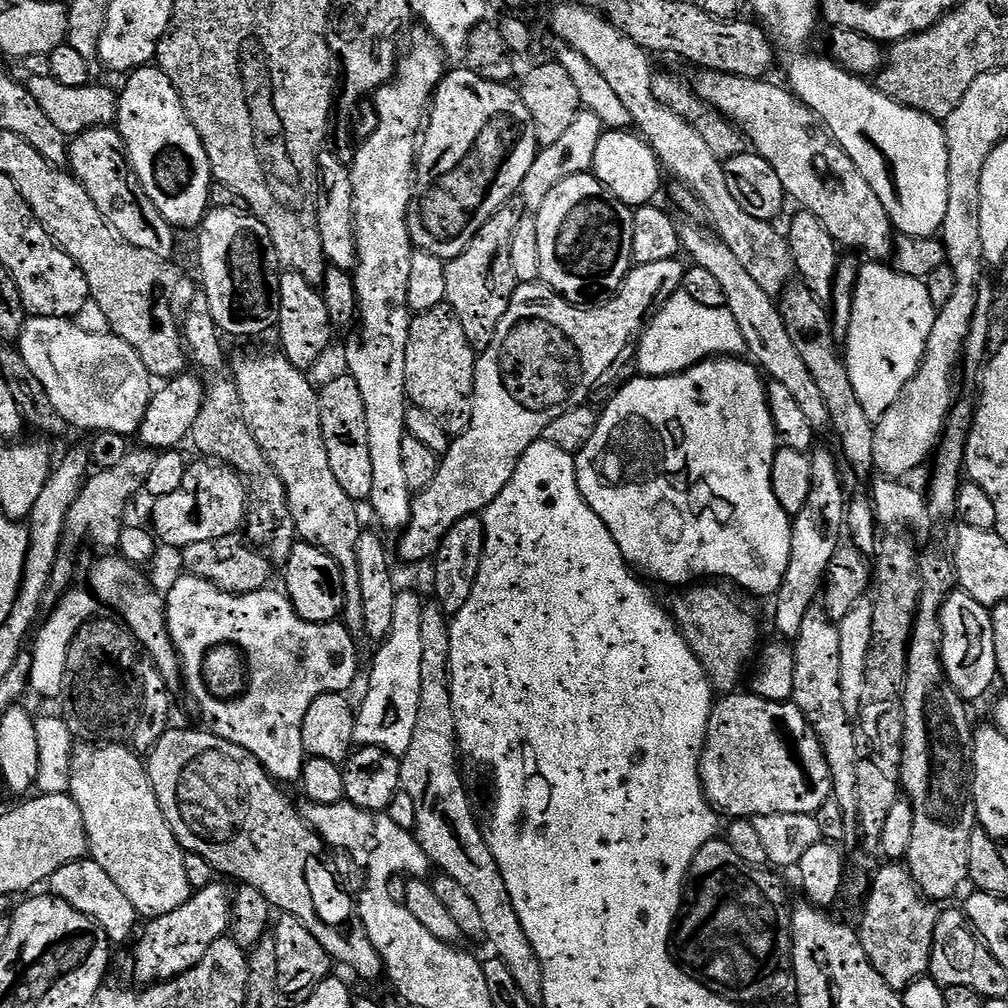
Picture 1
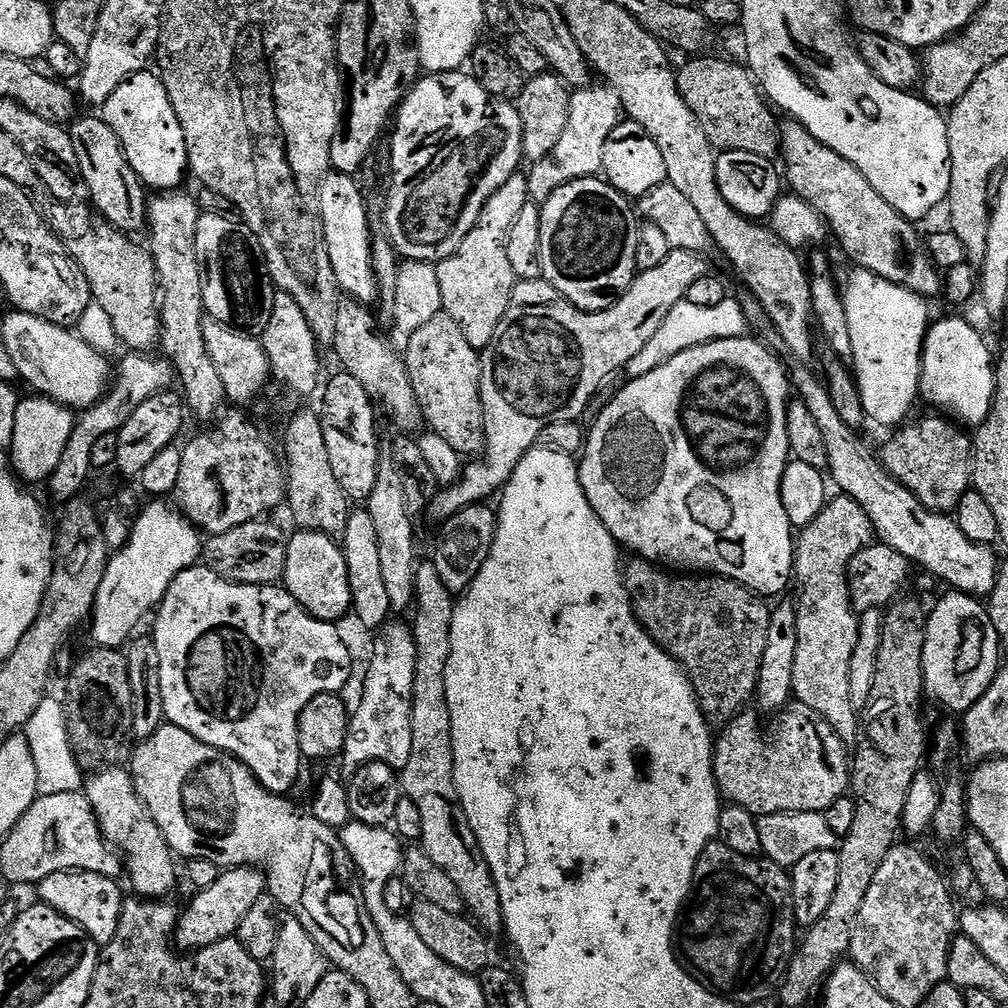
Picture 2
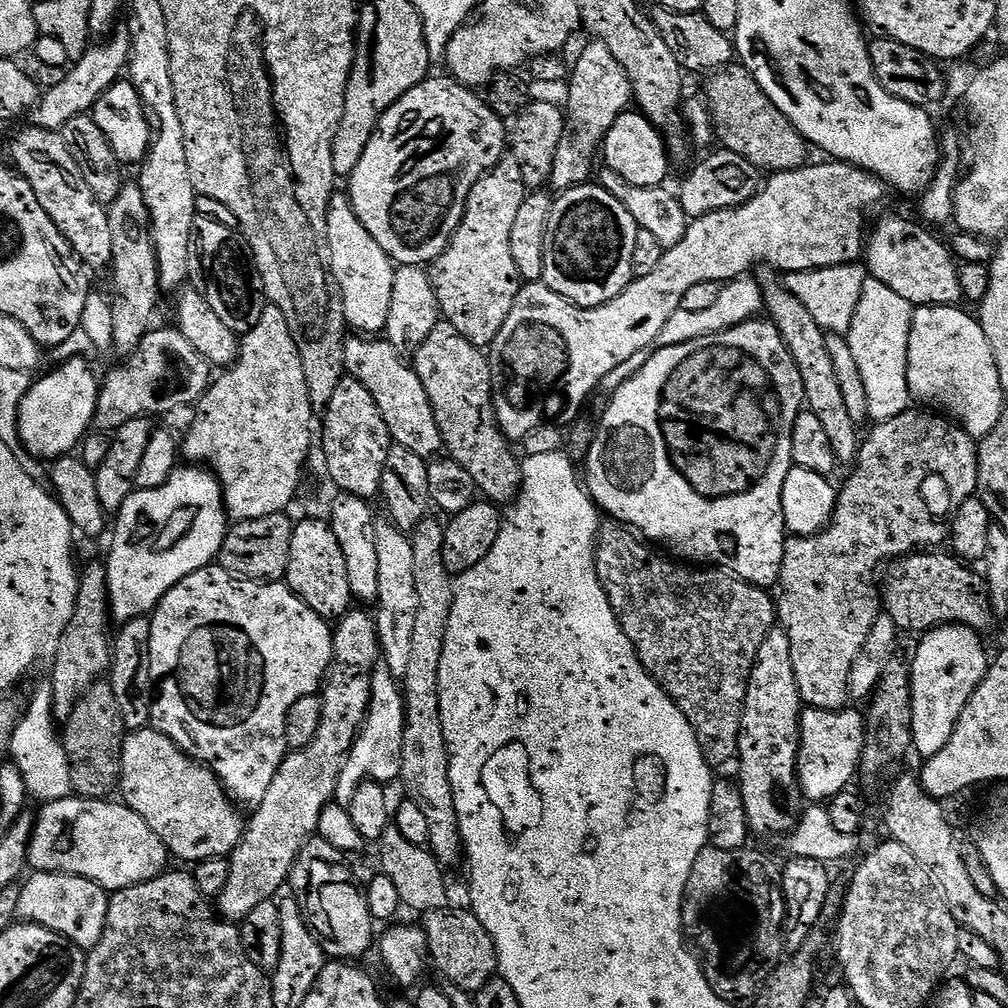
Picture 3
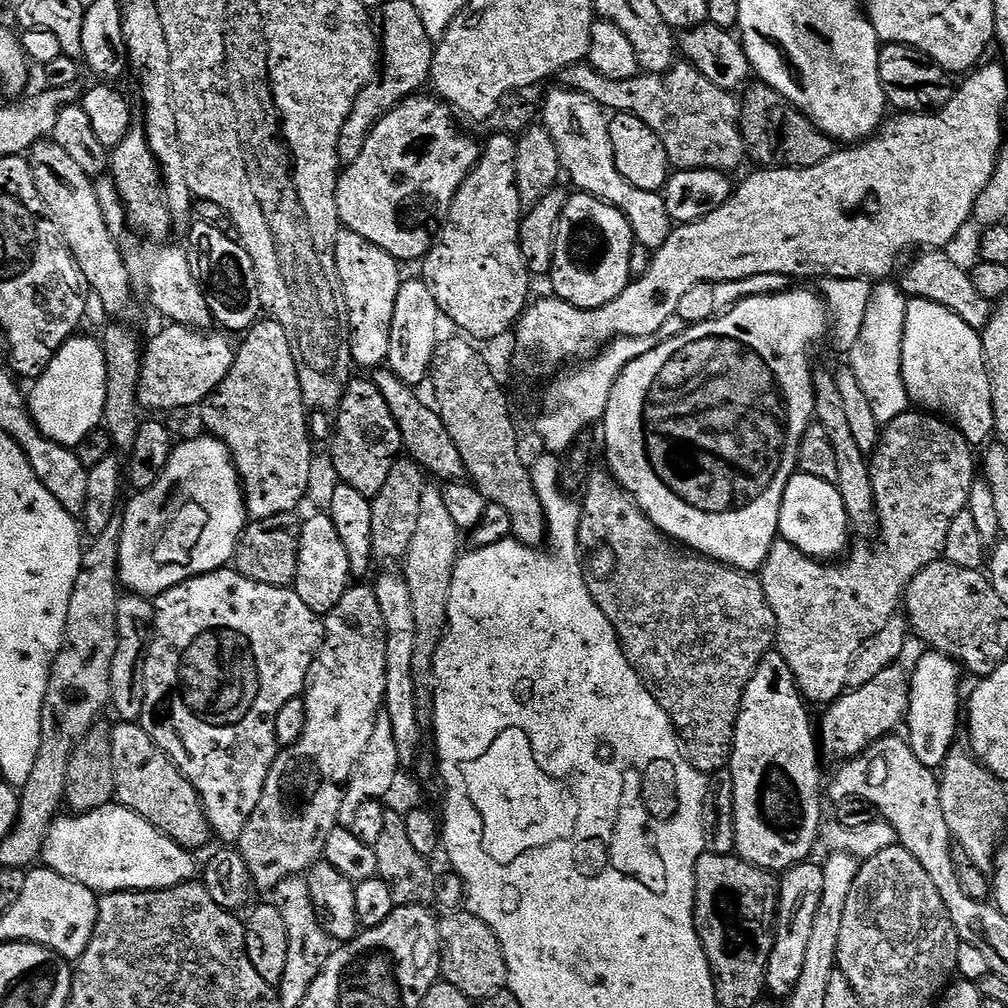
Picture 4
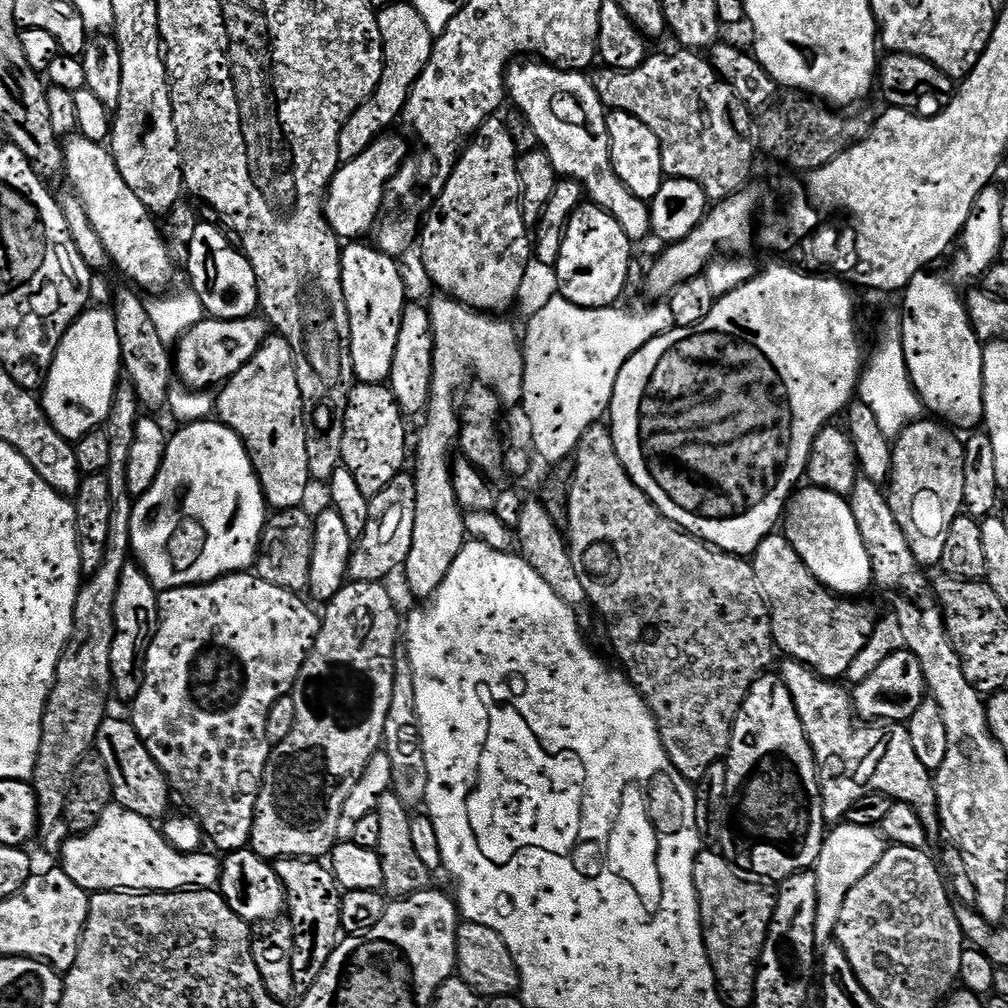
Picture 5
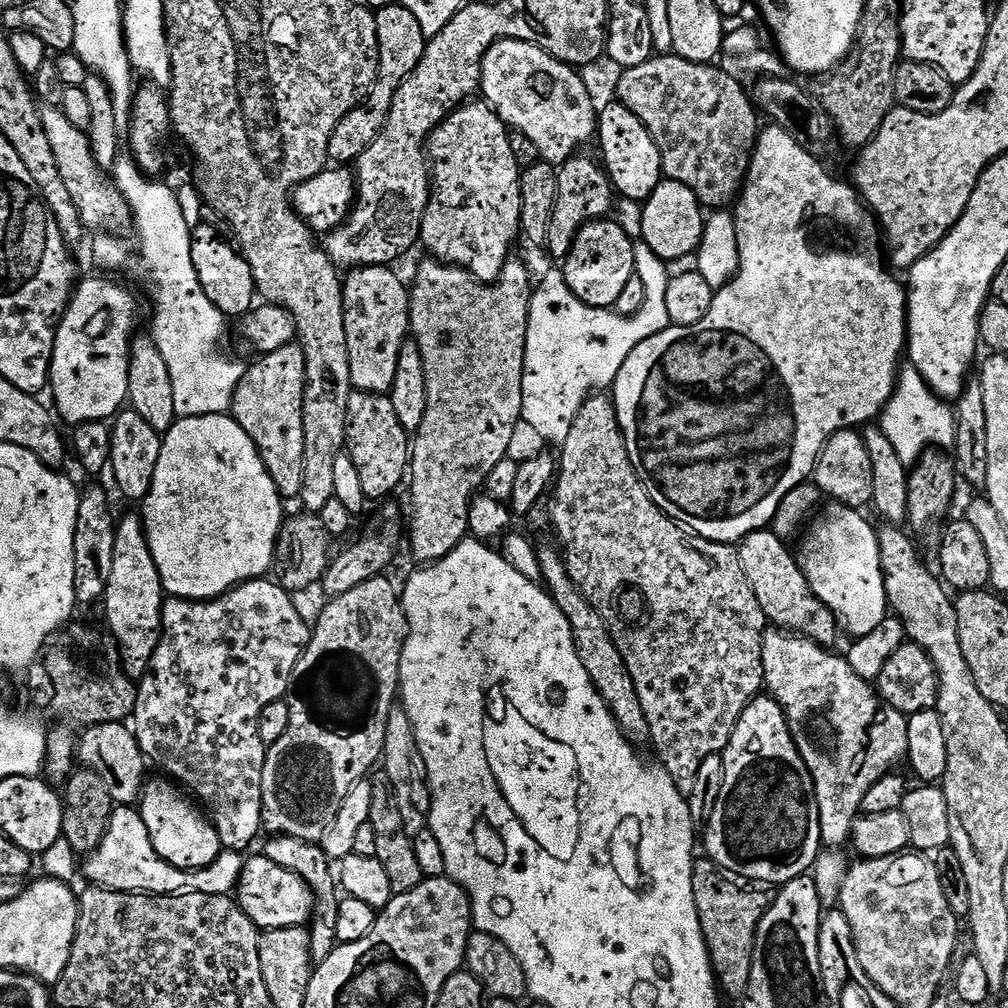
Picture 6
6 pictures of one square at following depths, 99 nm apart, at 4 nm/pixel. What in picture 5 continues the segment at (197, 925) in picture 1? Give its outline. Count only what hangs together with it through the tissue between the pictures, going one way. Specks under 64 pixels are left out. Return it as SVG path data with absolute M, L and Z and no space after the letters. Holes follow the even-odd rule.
M355 582L345 583L344 589L334 599L327 601L325 612L322 612L320 622L320 633L294 682L290 695L294 698L294 730L290 730L287 738L275 745L268 753L268 765L264 771L264 781L260 797L256 803L256 816L252 827L252 838L250 847L257 852L261 858L269 862L285 860L291 856L301 858L324 858L331 853L338 843L338 818L342 818L342 806L346 806L346 798L350 798L350 790L362 778L362 770L374 758L376 752L381 751L384 743L384 731L386 730L386 714L390 711L390 697L394 694L394 674L396 673L396 635L402 632L402 616L396 613L396 604L392 601L390 593L384 589L383 583L357 584Z

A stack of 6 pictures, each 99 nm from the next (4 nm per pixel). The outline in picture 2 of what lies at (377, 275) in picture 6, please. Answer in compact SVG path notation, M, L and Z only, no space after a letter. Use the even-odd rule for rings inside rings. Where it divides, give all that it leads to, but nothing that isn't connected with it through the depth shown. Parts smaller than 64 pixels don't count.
M329 171L320 187L320 209L326 250L330 254L330 266L334 266L334 278L338 278L341 293L359 300L361 304L372 306L380 300L380 282L372 265L374 235L368 225L368 204L364 201L364 192L358 181L356 176Z

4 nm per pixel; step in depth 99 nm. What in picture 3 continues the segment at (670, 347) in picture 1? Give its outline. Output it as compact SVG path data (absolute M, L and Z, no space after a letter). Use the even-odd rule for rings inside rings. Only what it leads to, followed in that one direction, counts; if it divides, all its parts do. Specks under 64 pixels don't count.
M741 278L725 283L721 287L714 306L710 306L707 310L682 310L679 308L677 312L670 314L670 322L666 322L666 326L662 326L662 334L658 334L654 343L646 350L640 350L633 354L631 358L626 358L626 362L622 362L621 366L616 366L603 379L601 389L610 394L616 392L634 374L638 374L638 370L642 370L642 366L646 366L646 362L650 362L652 354L656 353L658 349L678 346L682 342L690 342L694 338L702 338L715 332L724 332L728 328L745 324L748 320L759 317L765 311L764 288L748 279L752 278Z

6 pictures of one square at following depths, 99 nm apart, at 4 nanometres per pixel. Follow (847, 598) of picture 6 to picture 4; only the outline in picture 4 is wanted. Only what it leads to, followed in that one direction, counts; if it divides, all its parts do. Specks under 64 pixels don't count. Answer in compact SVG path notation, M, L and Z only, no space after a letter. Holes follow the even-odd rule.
M799 470L793 472L780 507L779 539L798 546L798 550L802 550L807 556L828 560L849 547L848 531L850 532L850 525L846 506L835 484L814 478L814 474Z

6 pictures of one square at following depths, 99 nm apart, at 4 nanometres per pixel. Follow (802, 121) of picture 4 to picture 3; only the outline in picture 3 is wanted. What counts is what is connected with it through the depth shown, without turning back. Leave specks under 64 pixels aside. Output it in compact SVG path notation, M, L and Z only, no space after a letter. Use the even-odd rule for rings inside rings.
M733 62L728 65L726 70L709 75L707 80L708 96L706 95L706 103L715 124L715 139L719 143L722 142L720 144L725 149L748 159L753 166L768 174L791 172L792 169L805 167L809 163L810 145L808 141L792 125L792 120L786 118L786 114L782 114L782 110L778 110L778 106L774 106L774 102L770 102L770 98L762 90L762 86L758 86L756 79L747 72L743 64Z

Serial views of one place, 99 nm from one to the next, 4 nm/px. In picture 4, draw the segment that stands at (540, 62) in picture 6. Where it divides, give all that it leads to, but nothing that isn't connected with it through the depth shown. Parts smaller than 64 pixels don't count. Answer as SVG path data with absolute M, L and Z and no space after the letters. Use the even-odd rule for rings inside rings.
M561 86L554 87L552 93L544 100L543 127L554 138L558 146L560 167L577 185L579 191L585 192L599 200L614 206L630 222L630 230L635 243L646 246L648 251L656 253L670 238L674 223L667 213L666 202L660 192L638 190L616 168L614 150L608 133L609 113L600 107L599 102L586 94L575 92Z

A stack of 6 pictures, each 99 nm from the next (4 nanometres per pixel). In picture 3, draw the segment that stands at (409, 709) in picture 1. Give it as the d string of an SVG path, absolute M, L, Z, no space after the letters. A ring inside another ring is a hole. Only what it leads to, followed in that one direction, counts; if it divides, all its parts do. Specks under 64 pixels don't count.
M383 662L377 663L376 669L374 670L374 674L372 675L372 689L370 690L370 706L368 707L368 713L366 714L366 718L364 719L364 725L360 727L360 734L357 736L356 741L354 742L354 746L352 747L352 752L346 758L346 762L342 766L342 774L338 778L338 786L336 787L336 799L335 803L341 804L342 807L348 808L350 806L350 801L354 798L354 793L358 790L358 786L362 786L362 782L366 782L367 780L377 780L379 784L383 784L385 786L391 785L391 780L394 782L400 780L400 771L402 770L402 766L404 763L402 762L402 746L404 745L404 689L402 687L401 681L397 678L395 674L389 670L387 665Z

